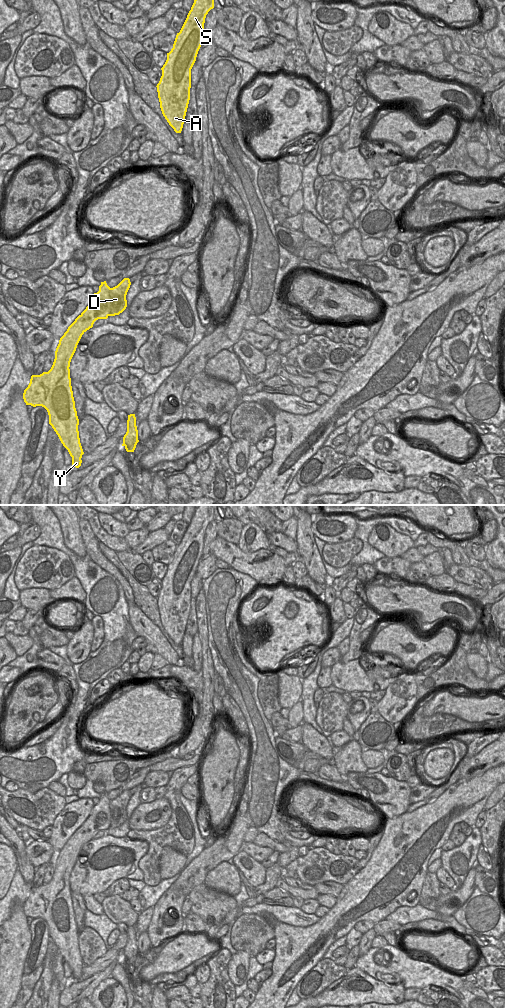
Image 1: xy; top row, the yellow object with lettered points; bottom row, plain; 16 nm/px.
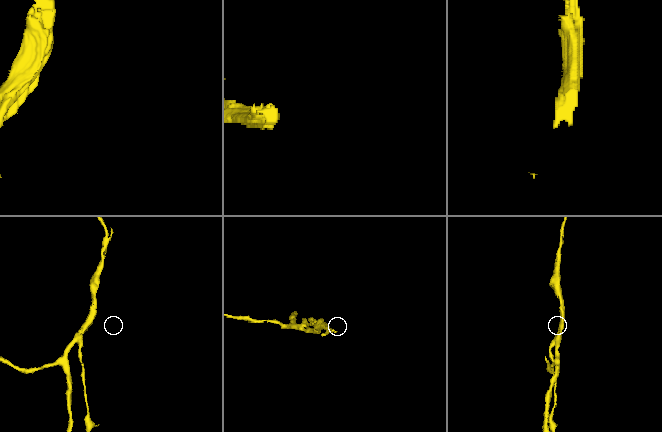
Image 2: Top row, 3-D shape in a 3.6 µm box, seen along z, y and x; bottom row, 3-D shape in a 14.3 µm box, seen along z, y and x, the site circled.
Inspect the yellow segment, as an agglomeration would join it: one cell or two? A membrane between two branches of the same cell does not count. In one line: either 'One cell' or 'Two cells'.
Two cells

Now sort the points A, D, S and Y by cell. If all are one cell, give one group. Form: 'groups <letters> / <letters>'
groups A S Y / D

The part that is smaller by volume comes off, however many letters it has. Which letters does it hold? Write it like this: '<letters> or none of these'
D

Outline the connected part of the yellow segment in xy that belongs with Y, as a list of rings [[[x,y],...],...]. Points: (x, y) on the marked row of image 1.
[[[106,281],[101,282],[99,291],[94,293],[89,305],[75,319],[64,335],[60,338],[51,369],[40,375],[32,375],[30,383],[23,393],[23,399],[26,405],[31,405],[33,407],[42,406],[47,410],[49,415],[49,424],[58,435],[63,446],[68,450],[70,456],[72,457],[72,465],[76,468],[81,466],[81,458],[84,452],[79,438],[79,419],[75,408],[69,367],[82,335],[93,327],[96,320],[107,319],[110,316],[110,290],[111,288],[107,285]]]

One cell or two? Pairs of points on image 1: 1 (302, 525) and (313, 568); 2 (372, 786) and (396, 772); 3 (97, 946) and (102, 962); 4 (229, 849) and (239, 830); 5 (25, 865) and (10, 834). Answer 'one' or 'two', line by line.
1: one
2: two
3: two
4: one
5: one

